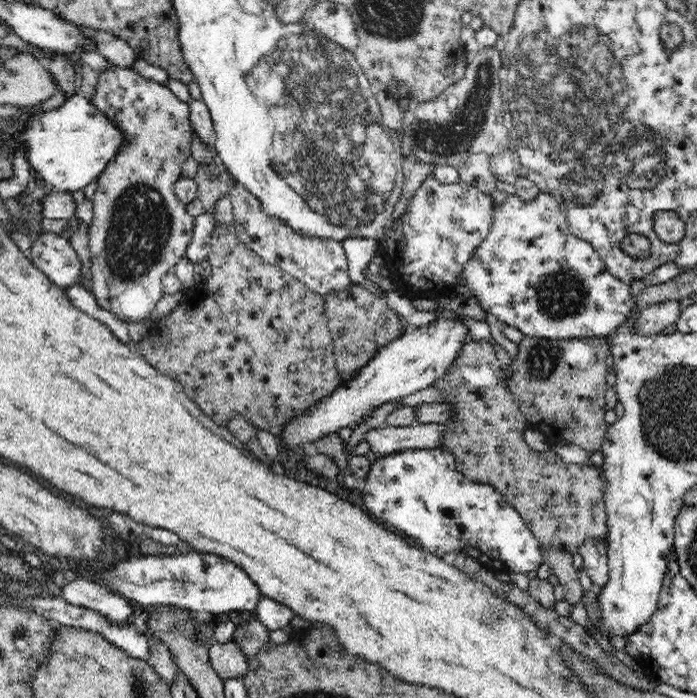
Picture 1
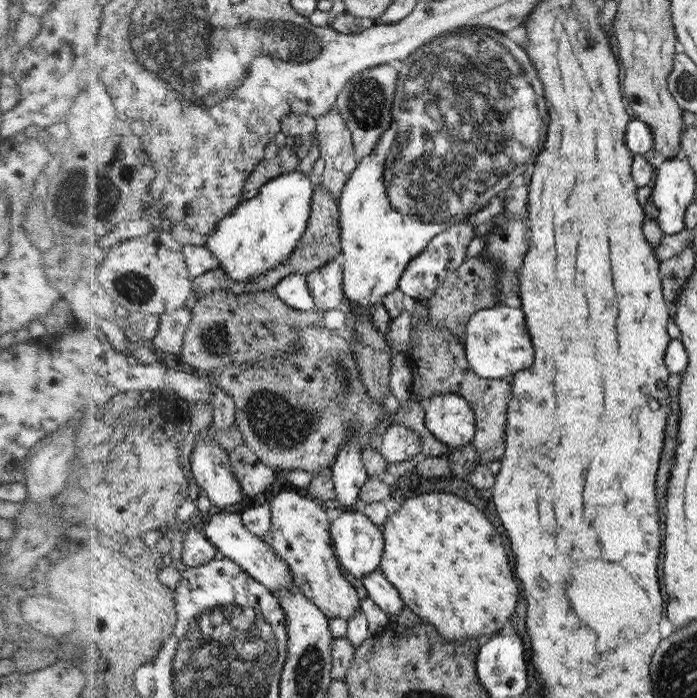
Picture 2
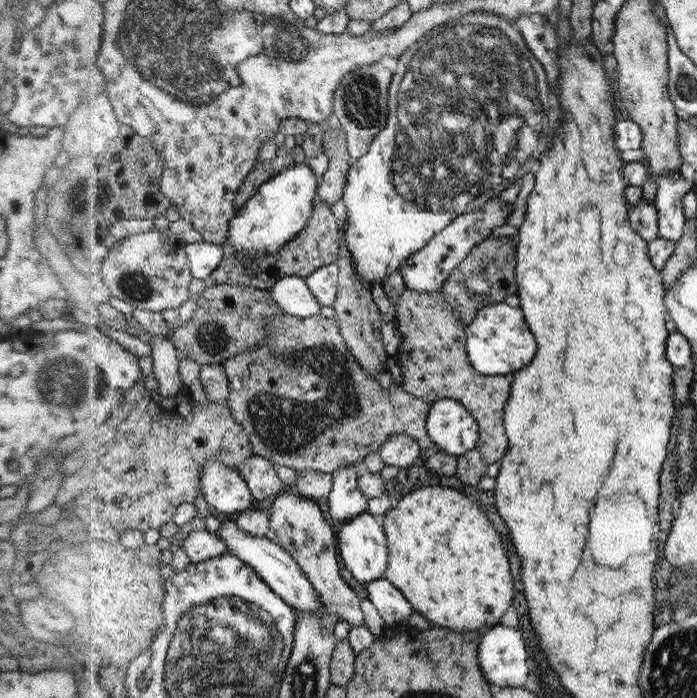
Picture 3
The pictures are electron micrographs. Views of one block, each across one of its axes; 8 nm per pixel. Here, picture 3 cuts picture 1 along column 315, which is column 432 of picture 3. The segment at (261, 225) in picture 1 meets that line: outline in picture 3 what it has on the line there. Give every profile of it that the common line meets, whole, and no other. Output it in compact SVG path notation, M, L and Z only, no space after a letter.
M496 195L479 211L457 216L440 233L435 235L429 241L429 244L426 244L425 248L410 255L405 260L400 268L405 287L424 292L441 290L444 281L452 274L452 271L456 269L460 262L470 254L472 248L490 238L494 228L504 226L512 212L514 212L512 203L504 204L500 201L499 195Z

